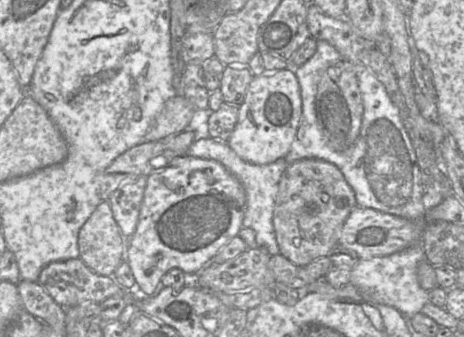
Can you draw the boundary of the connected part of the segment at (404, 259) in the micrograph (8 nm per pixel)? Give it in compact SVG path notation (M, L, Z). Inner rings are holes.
M421 243L391 255L360 259L352 268L350 284L363 293L363 301L394 307L410 318L429 302L429 291L420 286L417 275L418 265L423 260L425 252Z

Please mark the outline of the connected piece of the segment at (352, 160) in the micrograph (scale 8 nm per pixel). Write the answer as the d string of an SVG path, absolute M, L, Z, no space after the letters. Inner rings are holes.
M317 40L314 55L294 68L300 86L302 115L295 140L285 157L287 164L301 159L322 159L337 166L355 193L359 207L396 215L419 222L426 213L423 202L421 174L409 134L398 107L391 101L385 86L364 65L354 64L363 102L363 116L355 144L345 151L334 151L326 143L319 128L315 98L323 72L342 60L340 53L328 42Z

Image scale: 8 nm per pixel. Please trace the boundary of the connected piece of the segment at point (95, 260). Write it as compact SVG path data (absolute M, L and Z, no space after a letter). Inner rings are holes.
M101 201L79 231L79 258L94 273L112 276L125 260L126 246L109 202Z

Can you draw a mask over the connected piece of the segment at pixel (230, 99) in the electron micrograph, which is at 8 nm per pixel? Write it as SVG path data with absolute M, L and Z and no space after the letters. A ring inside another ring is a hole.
M225 66L221 76L220 92L227 104L240 106L254 75L248 66Z

